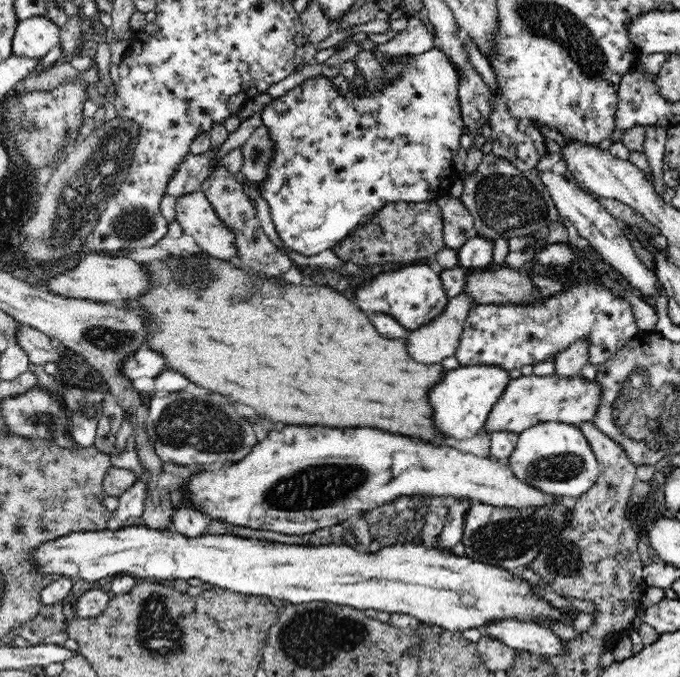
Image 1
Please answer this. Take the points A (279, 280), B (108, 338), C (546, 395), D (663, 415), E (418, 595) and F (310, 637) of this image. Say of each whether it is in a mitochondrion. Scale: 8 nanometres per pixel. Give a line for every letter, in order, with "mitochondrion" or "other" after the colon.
A: other
B: mitochondrion
C: other
D: mitochondrion
E: other
F: mitochondrion

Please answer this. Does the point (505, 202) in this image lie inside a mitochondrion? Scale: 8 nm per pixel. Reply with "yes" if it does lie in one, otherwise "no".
yes

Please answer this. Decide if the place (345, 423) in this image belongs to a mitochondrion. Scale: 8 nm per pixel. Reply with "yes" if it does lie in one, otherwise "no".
no

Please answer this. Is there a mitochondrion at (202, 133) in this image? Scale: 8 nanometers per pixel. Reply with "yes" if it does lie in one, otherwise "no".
no

